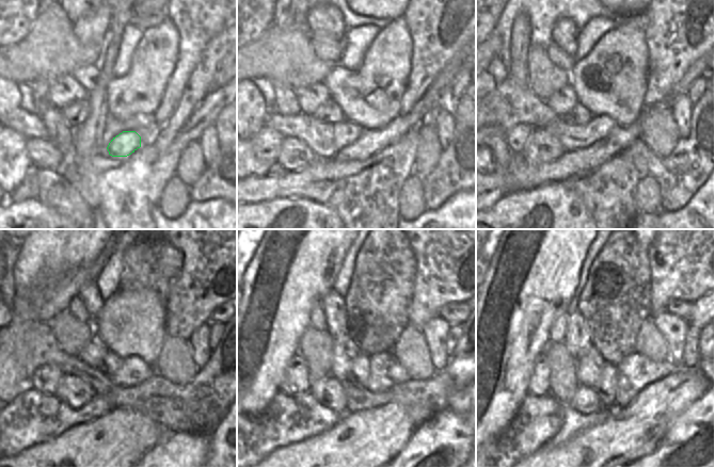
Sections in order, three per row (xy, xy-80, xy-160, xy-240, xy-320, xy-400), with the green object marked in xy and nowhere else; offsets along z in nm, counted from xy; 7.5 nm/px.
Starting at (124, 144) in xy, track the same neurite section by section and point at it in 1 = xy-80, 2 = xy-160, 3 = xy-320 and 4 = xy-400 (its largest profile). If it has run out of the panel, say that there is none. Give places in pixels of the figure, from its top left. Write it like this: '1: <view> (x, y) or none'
1: xy-80 (371, 141)
2: xy-160 (520, 175)
3: xy-320 (287, 419)
4: xy-400 (538, 419)

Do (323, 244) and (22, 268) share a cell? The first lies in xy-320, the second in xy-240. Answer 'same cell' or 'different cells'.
same cell

